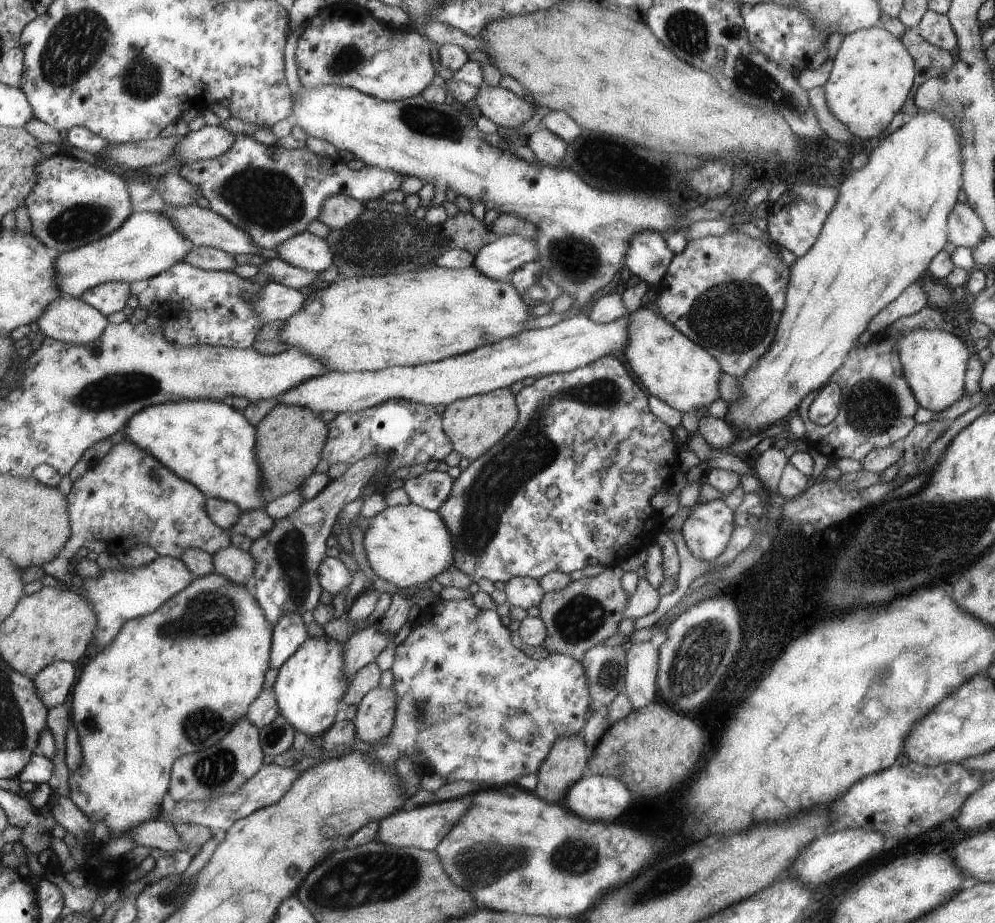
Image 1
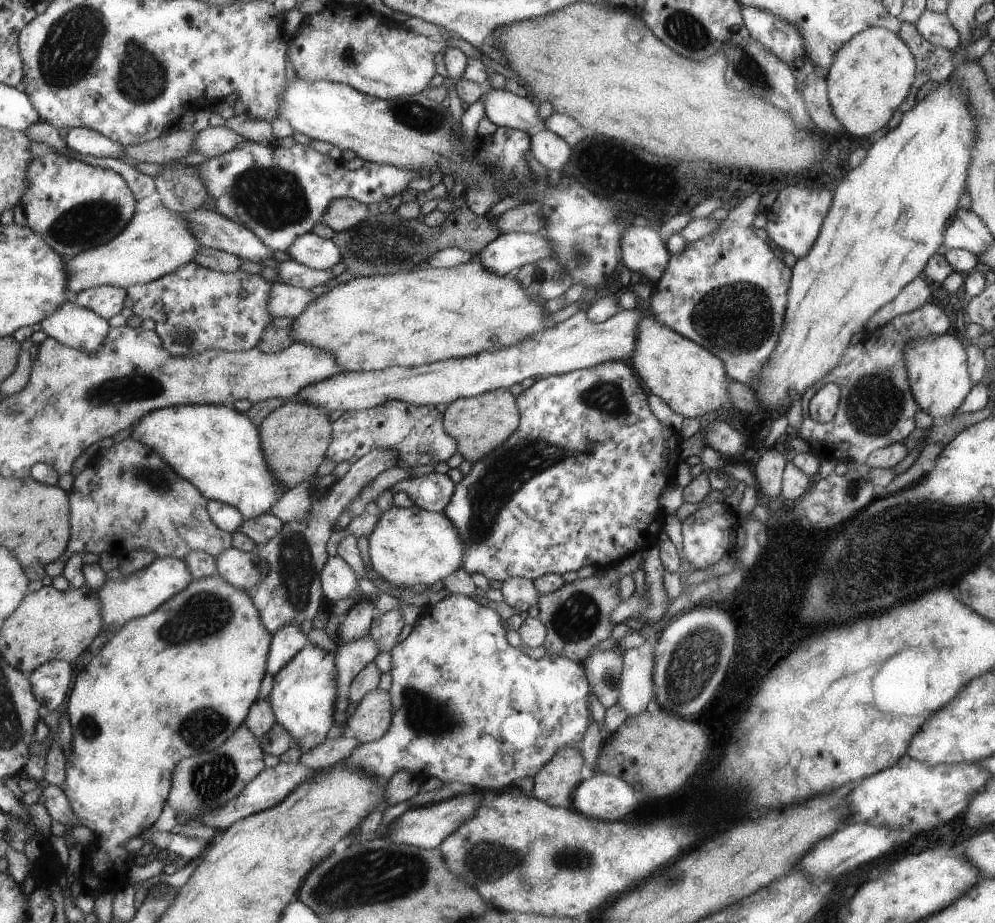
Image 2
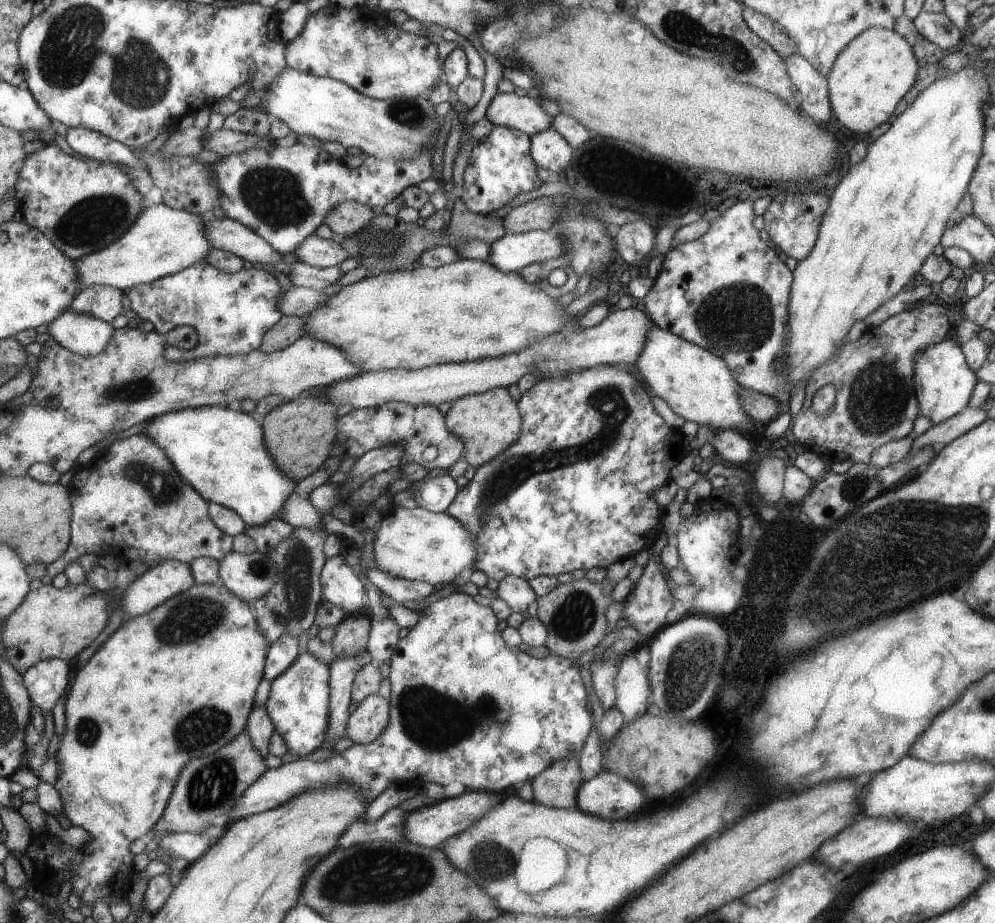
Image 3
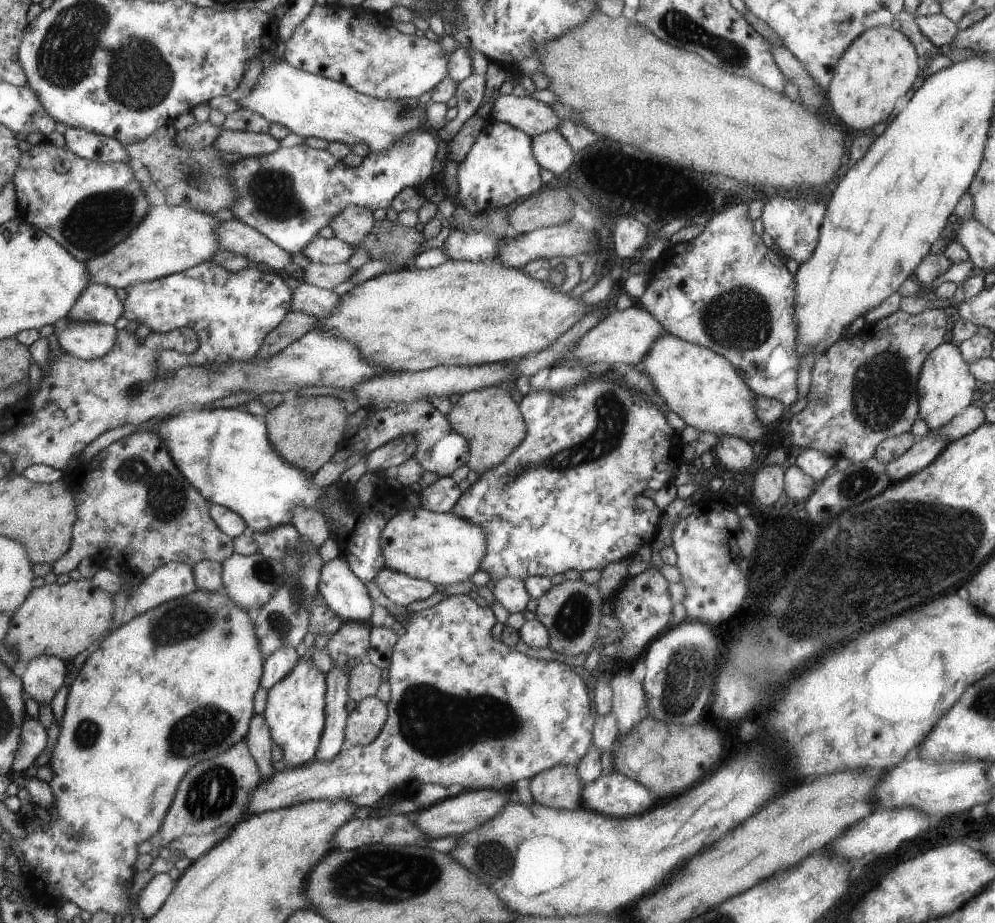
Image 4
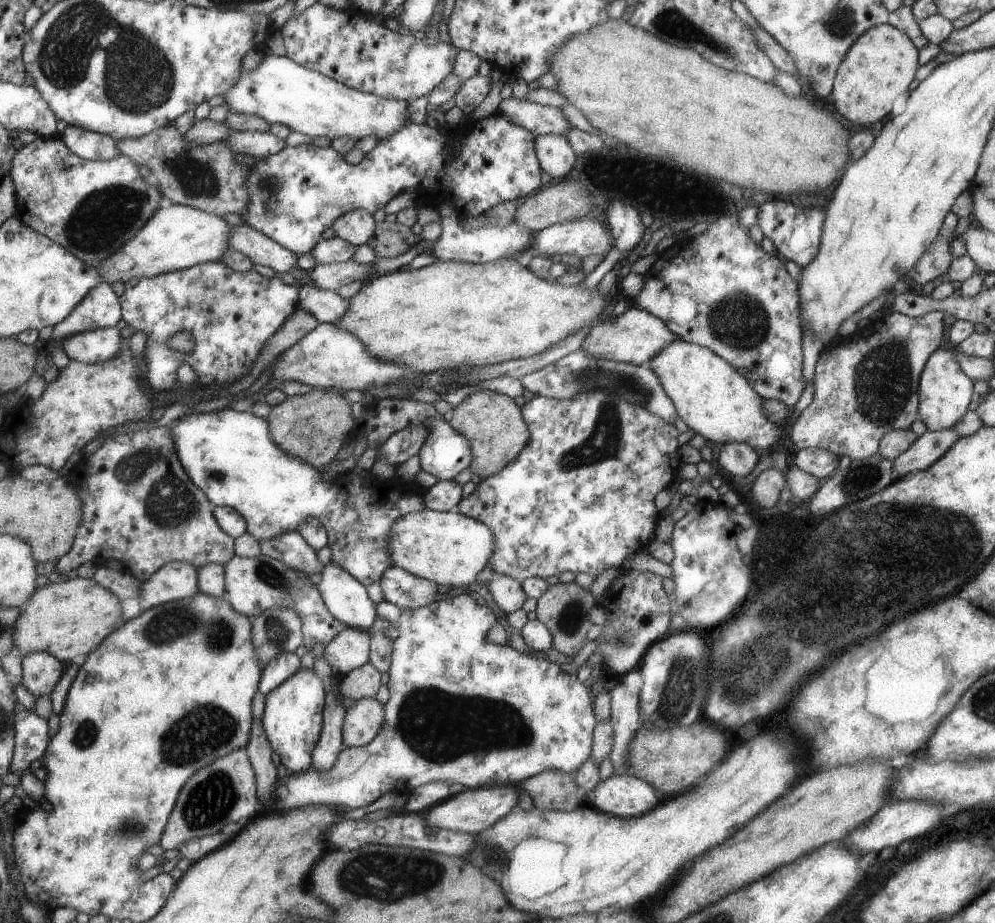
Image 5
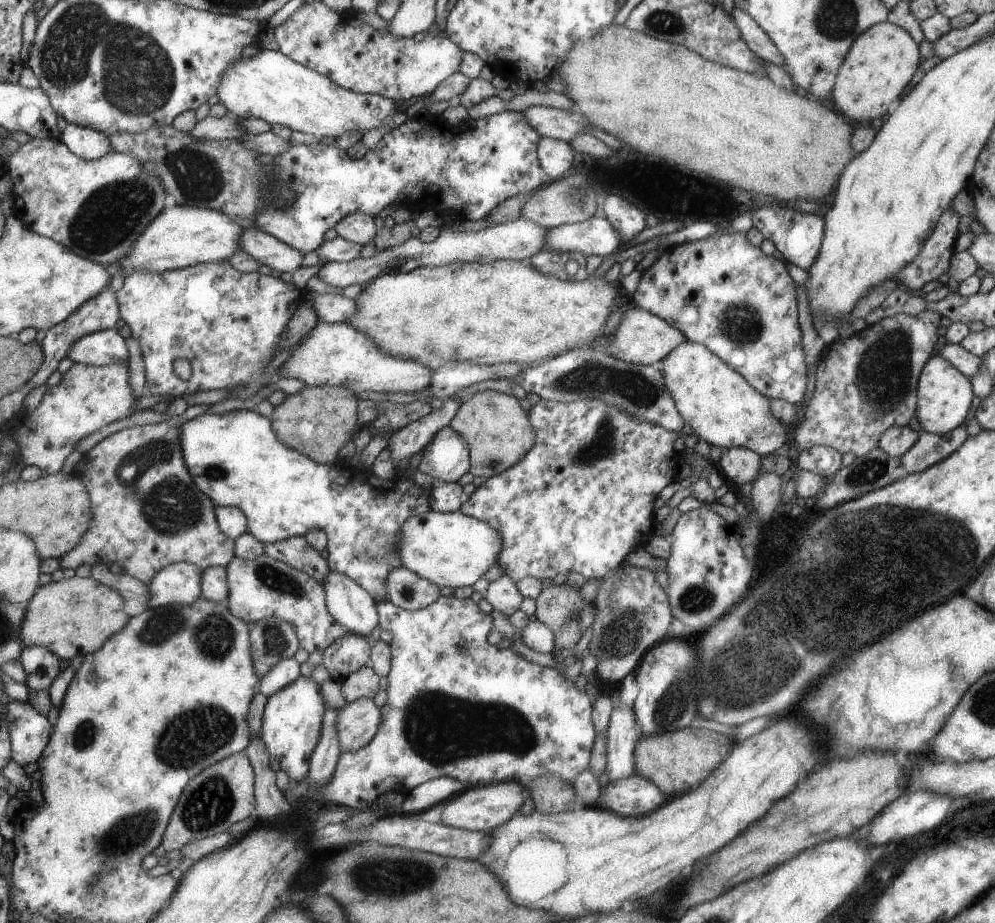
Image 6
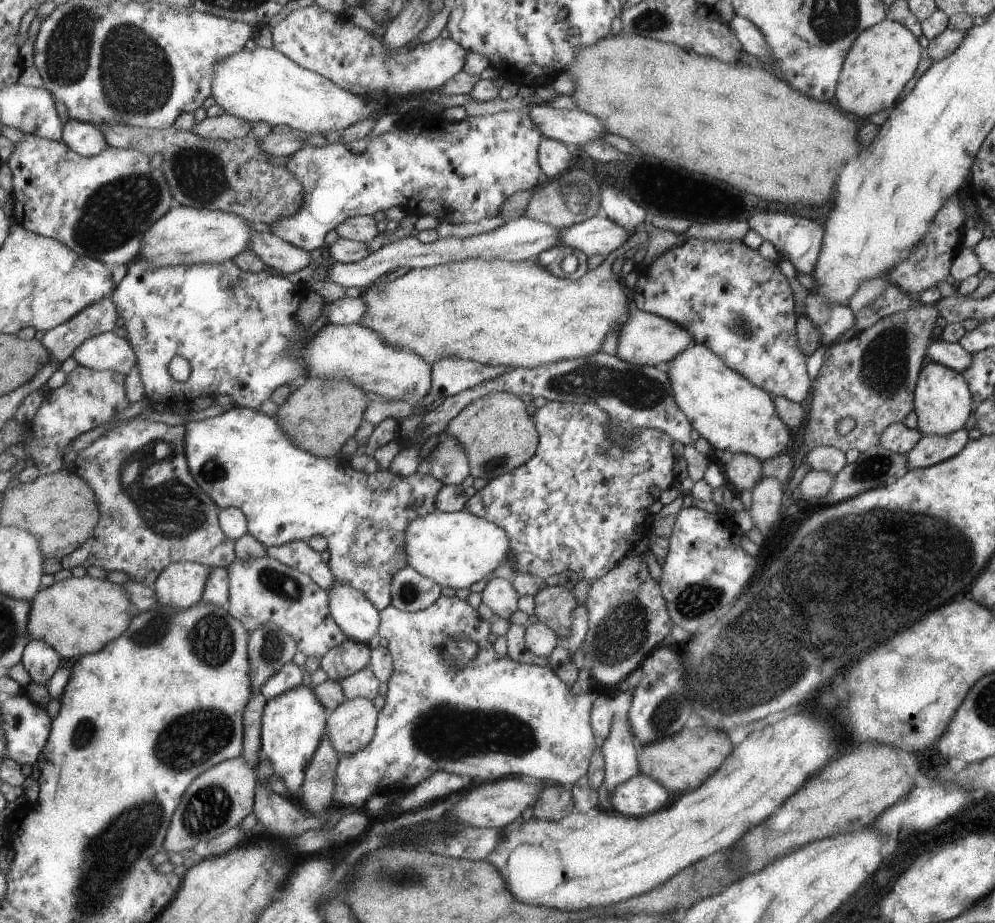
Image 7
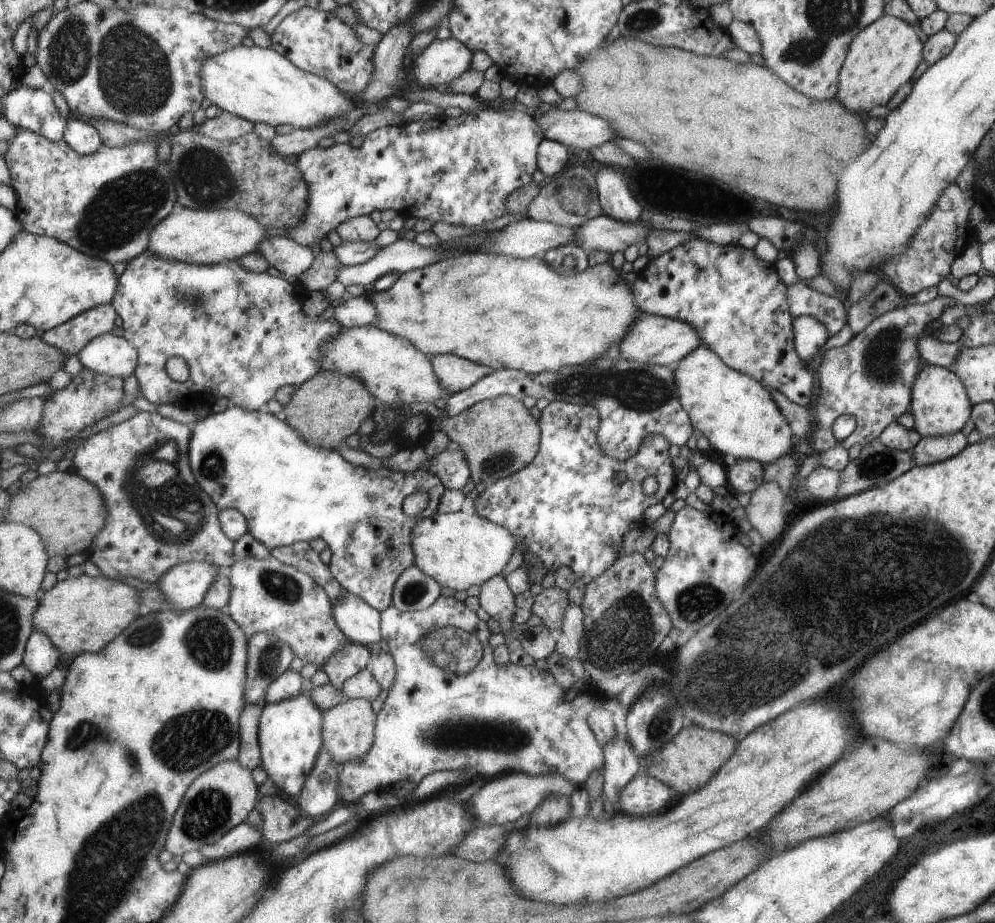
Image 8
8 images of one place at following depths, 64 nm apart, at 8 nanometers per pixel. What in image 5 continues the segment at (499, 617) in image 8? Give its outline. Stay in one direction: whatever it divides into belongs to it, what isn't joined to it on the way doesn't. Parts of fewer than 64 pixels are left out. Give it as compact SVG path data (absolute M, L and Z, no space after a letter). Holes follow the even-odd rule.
M495 575L487 584L487 590L497 608L505 615L520 610L526 600L520 582L506 575Z

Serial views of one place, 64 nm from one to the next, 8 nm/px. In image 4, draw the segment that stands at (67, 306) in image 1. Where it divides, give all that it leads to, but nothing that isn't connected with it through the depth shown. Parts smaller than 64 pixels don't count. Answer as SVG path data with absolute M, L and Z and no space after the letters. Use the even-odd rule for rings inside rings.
M66 319L54 327L61 348L81 360L97 360L113 352L120 333L113 325L95 322L75 324L66 322Z

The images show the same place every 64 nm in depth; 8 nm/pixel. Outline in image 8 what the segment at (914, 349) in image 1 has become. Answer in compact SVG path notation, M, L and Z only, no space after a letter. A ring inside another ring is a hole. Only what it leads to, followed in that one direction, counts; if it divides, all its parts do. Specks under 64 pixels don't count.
M926 363L913 382L911 405L913 428L921 437L936 437L960 431L963 424L971 417L973 404L968 399L964 383L953 371Z

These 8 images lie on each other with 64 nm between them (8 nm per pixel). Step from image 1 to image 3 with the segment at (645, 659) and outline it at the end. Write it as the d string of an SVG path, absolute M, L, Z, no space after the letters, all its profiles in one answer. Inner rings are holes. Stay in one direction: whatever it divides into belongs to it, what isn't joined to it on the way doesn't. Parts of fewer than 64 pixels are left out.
M636 649L624 654L614 678L615 702L625 723L650 710L650 688L647 680L648 666L639 664Z

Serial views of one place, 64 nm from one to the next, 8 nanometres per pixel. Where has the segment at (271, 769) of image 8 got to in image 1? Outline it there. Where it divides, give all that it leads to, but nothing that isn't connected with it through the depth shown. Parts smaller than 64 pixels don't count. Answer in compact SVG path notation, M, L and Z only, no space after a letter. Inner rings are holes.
M326 634L317 638L308 636L278 668L276 679L271 686L274 690L278 713L290 727L307 735L308 740L331 728L333 717L337 714L337 704L348 688L349 679L344 674L344 663L342 662L343 651L344 644L331 639Z

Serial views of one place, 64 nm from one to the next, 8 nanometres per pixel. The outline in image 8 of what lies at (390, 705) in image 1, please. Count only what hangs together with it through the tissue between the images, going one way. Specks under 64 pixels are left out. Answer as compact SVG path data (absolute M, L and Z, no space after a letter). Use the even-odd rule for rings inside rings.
M346 698L343 702L323 712L323 748L329 752L332 761L342 766L347 761L360 761L372 746L373 720L375 714L364 698Z

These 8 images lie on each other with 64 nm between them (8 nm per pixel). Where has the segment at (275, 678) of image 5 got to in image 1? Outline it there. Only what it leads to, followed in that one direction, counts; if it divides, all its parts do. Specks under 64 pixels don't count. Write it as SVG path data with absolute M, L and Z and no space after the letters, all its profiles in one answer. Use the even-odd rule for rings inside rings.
M282 614L276 624L272 625L272 648L268 666L278 669L307 637L300 614Z

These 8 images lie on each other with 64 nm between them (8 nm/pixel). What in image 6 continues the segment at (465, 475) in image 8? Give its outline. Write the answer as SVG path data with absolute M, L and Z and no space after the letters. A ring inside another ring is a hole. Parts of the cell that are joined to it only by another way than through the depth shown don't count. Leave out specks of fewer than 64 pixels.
M449 426L430 438L421 456L416 470L432 476L435 483L454 483L471 465L468 442Z

